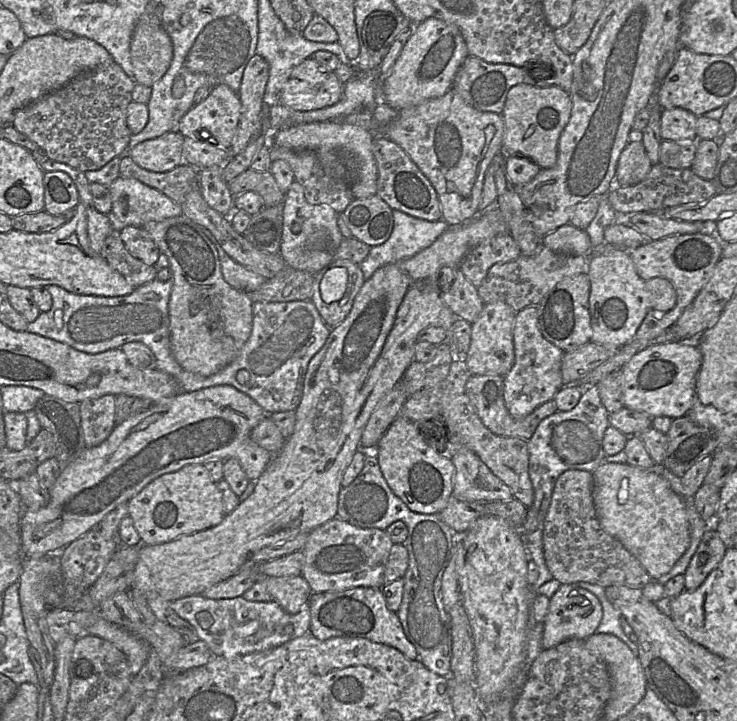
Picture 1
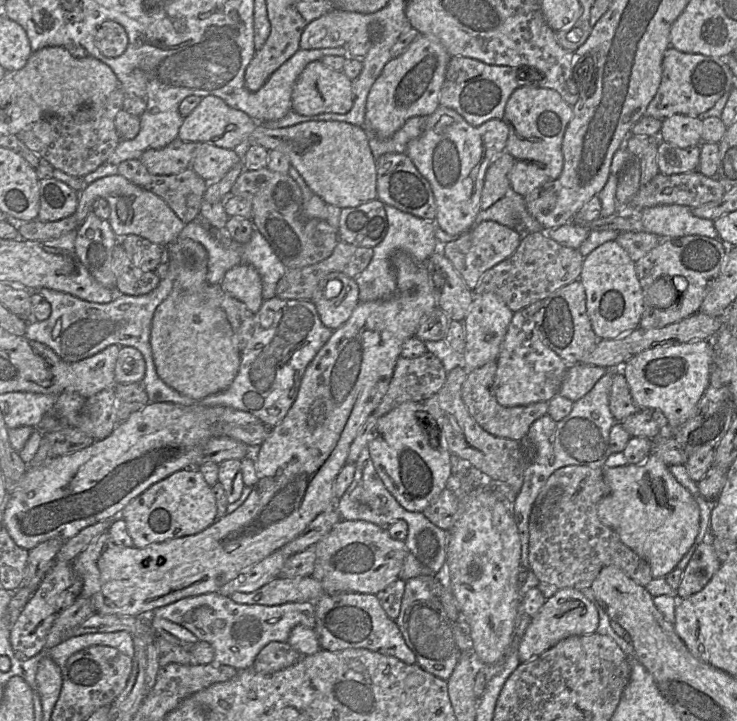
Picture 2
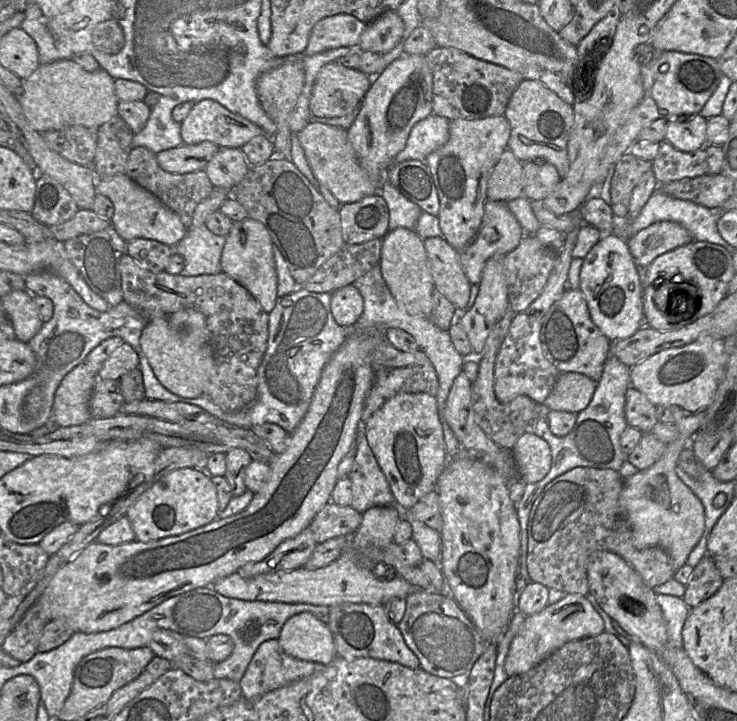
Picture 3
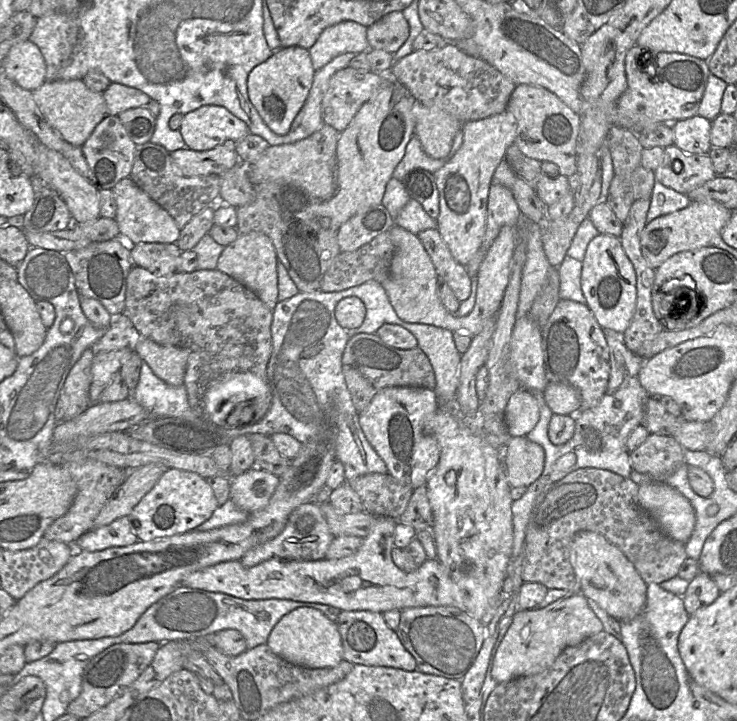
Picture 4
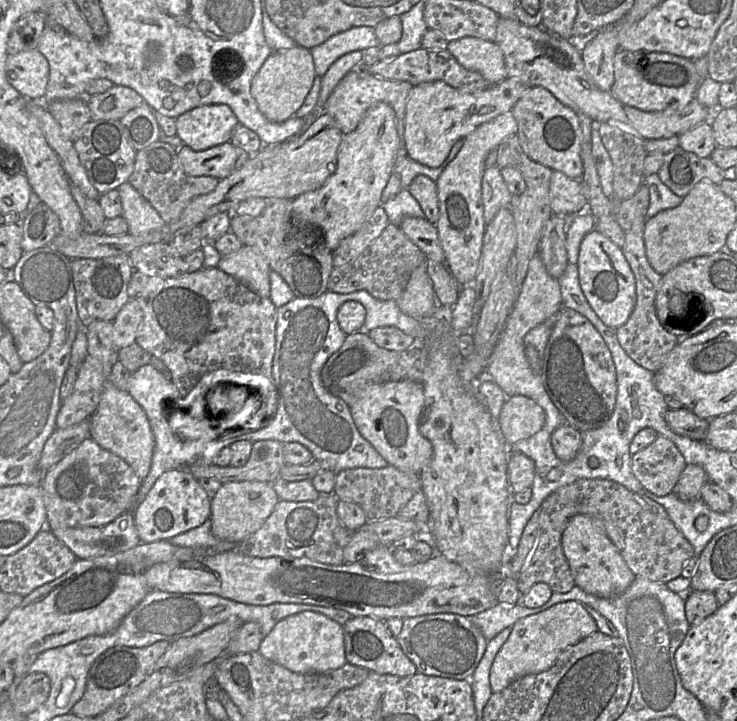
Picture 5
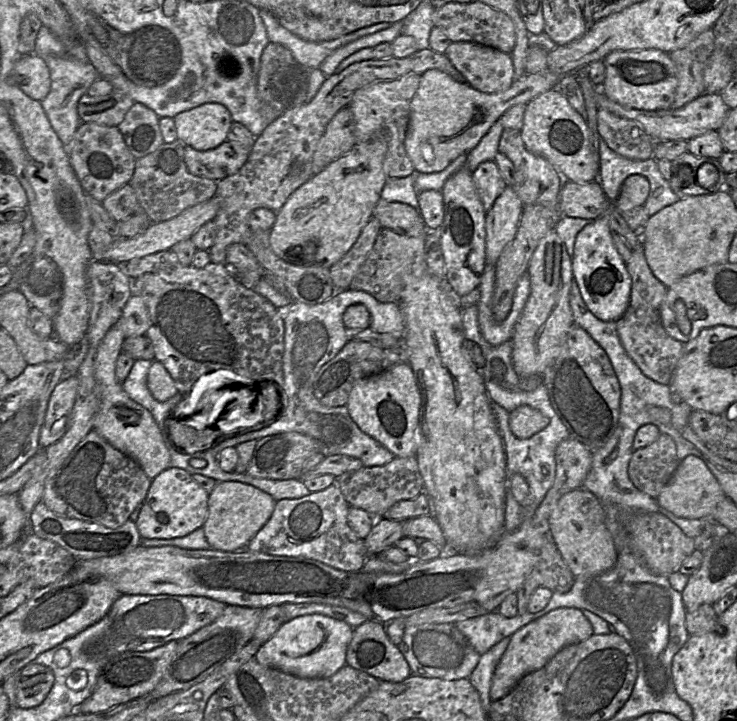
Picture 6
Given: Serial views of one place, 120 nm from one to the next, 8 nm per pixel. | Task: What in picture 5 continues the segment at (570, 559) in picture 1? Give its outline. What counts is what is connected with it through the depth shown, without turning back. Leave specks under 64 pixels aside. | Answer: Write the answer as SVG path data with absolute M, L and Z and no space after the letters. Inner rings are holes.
M580 479L551 493L539 507L540 537L534 552L527 561L525 570L518 577L521 599L538 582L547 583L553 592L559 593L569 592L576 585L569 562L563 551L562 535L570 518L577 514L593 516L603 523L608 537L618 548L635 577L667 583L679 577L684 564L694 556L693 547L675 527L668 513L661 505L645 495L631 492L624 486L611 480Z

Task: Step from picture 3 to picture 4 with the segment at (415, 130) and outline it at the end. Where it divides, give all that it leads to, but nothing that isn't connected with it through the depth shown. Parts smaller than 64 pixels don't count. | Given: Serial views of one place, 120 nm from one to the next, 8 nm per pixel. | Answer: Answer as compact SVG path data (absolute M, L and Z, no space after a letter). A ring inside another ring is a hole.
M461 129L454 137L449 153L443 158L435 159L424 152L419 139L413 134L407 143L405 154L395 167L392 176L402 181L404 177L414 169L423 169L435 173L454 156L462 142L463 133Z

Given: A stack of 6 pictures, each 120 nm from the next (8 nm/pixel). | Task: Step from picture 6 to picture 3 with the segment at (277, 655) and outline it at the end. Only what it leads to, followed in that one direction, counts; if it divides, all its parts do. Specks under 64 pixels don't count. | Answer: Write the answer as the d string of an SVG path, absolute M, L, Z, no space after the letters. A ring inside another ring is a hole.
M311 612L290 617L281 629L278 642L286 654L298 660L328 665L337 657L328 625Z

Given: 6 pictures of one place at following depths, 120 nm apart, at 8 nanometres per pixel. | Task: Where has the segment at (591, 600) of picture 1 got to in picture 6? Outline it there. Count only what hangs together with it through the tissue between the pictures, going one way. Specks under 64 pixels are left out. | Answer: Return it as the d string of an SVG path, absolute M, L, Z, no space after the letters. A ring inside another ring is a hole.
M557 608L517 630L495 668L490 689L492 701L505 697L527 674L541 669L566 646L585 641L593 635L593 628L583 612L577 608Z

